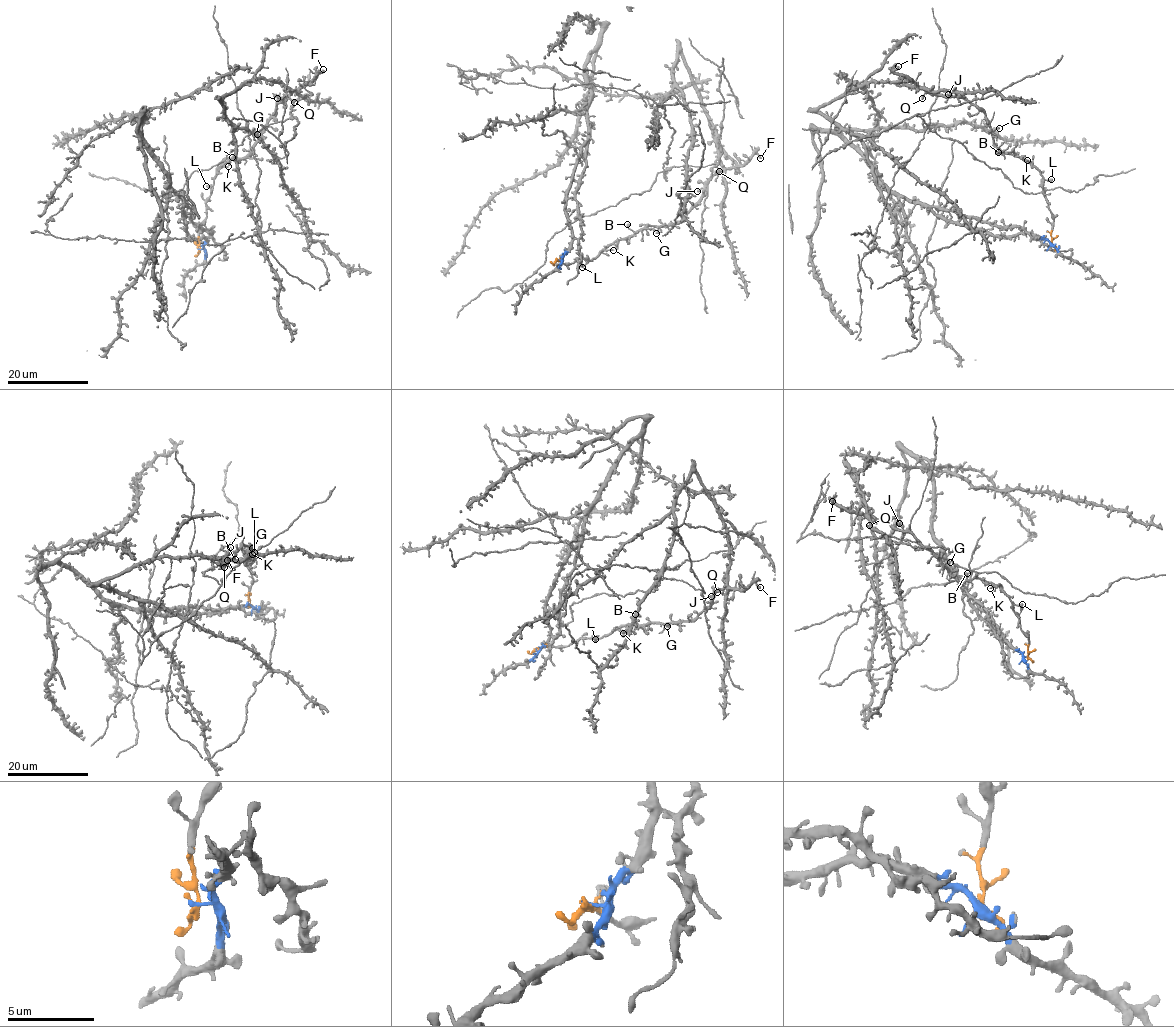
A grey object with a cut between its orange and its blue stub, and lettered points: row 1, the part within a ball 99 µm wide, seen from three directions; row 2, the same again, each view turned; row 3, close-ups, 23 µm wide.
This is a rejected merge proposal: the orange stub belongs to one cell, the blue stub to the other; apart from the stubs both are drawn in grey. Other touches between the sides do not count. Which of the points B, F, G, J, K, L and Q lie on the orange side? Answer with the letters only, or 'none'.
B, F, G, J, K, L, Q

